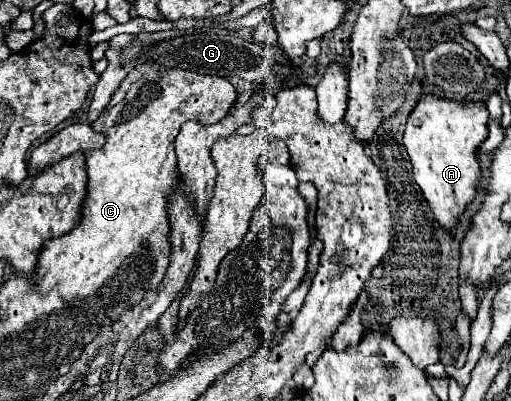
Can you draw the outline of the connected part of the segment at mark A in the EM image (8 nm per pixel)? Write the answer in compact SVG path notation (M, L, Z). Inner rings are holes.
M423 94L415 104L407 126L403 144L413 164L413 178L421 186L439 224L451 228L463 214L463 208L475 198L481 170L477 164L477 148L487 138L489 112L483 102L457 104L453 100Z

